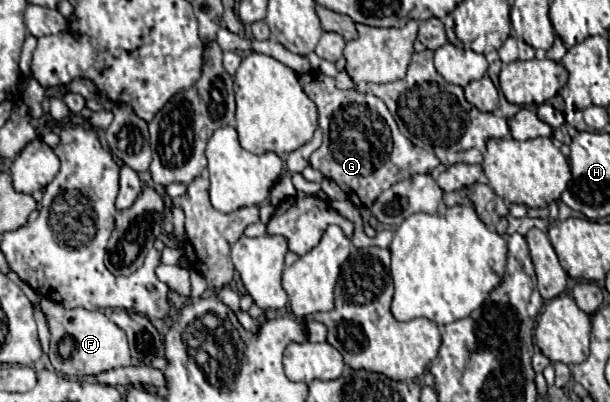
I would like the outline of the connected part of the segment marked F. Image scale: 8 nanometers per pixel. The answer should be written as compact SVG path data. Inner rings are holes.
M40 298L40 308L50 324L50 352L48 358L52 366L66 376L96 376L110 368L130 366L130 352L124 332L112 324L102 312L90 312L84 308L66 310L50 298Z

